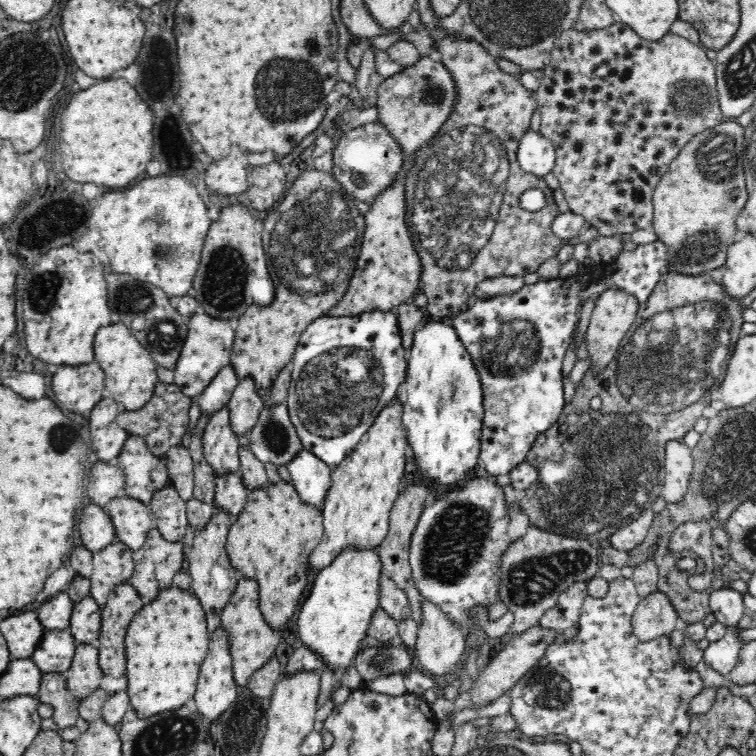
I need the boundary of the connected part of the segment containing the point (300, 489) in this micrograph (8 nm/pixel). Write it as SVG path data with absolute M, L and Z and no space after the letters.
M304 448L286 466L300 500L322 510L322 502L325 501L331 486L333 468Z

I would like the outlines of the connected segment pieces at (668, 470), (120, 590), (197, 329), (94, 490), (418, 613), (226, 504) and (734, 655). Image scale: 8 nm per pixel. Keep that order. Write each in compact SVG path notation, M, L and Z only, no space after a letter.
M668 440L665 446L662 495L666 503L678 503L685 498L693 473L692 449L682 440Z
M130 582L120 584L112 589L111 595L104 606L101 607L101 632L96 643L99 650L99 665L106 676L114 676L120 679L121 676L127 674L126 655L125 655L125 638L128 625L132 622L134 614L138 612L144 605L143 599L138 591L130 584Z
M205 312L187 318L188 332L174 371L174 383L189 397L196 398L212 379L231 362L235 323L229 319L214 318Z
M99 460L94 464L92 474L94 482L88 484L88 494L96 505L103 508L111 499L125 496L125 476L114 463Z
M413 483L407 486L404 492L400 493L390 514L390 525L387 536L376 549L383 565L383 573L388 575L406 593L408 602L410 603L410 609L412 609L411 619L418 624L422 620L422 602L424 602L425 598L416 588L412 577L412 568L409 564L409 549L416 524L423 512L422 505L430 494L430 488L430 485L426 486L426 484Z
M218 474L215 480L215 508L222 509L235 520L247 504L249 490L244 486L240 474Z
M727 626L724 638L718 640L718 642L712 642L703 651L702 658L704 662L718 674L727 676L736 666L738 655L744 646L742 640L740 640L740 633L737 627Z

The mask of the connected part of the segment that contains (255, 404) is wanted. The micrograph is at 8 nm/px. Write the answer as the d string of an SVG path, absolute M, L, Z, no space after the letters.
M251 378L239 379L230 400L227 402L231 429L240 436L248 435L264 408L264 398L256 390Z

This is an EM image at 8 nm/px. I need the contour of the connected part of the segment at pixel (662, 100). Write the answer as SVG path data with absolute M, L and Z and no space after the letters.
M618 21L607 28L597 30L585 29L578 32L569 29L557 37L550 63L543 68L543 72L544 78L540 81L535 97L538 103L538 115L541 116L539 132L549 138L556 148L556 165L552 168L552 172L559 180L569 210L583 216L586 222L597 228L600 236L616 236L650 228L654 216L653 192L660 179L668 172L671 161L679 156L684 145L688 144L695 134L714 128L726 120L719 107L714 62L708 60L705 48L672 32L668 32L660 41L650 41L641 38L631 27Z

